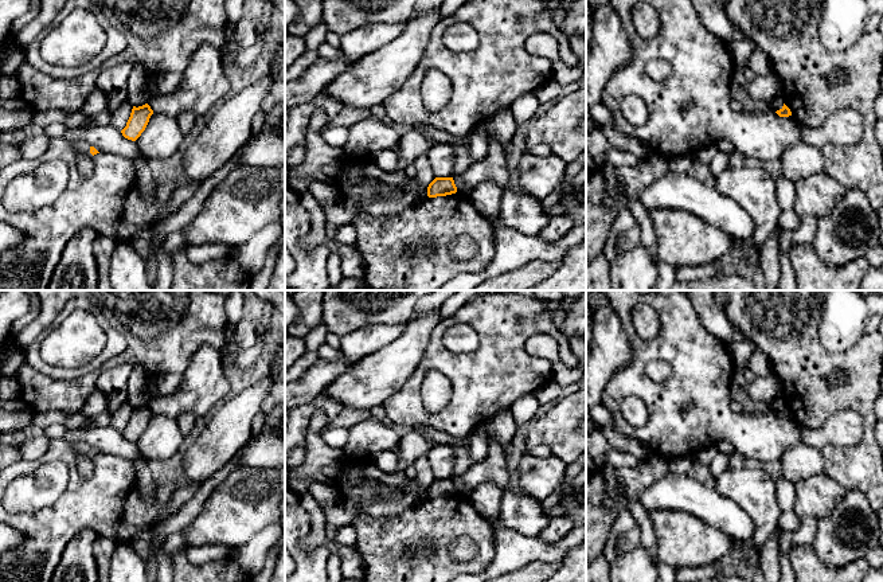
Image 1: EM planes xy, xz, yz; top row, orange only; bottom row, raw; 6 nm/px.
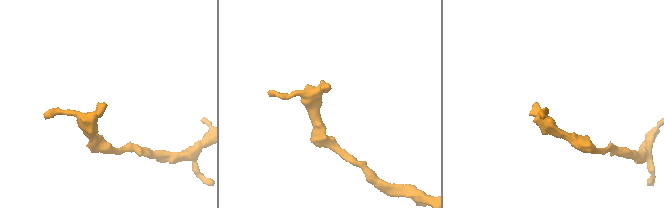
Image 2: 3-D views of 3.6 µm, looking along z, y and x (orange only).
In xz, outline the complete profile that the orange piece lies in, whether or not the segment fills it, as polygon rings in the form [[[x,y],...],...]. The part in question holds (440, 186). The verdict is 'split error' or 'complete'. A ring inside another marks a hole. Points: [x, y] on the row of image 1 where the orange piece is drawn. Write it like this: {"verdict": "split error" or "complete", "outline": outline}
{"verdict": "complete", "outline": [[[435,177],[427,187],[427,196],[446,196],[457,192],[453,177]]]}

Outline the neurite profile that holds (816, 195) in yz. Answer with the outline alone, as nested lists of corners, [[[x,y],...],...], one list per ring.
[[[824,171],[794,183],[793,211],[798,216],[823,218],[828,215],[845,192],[845,187]]]

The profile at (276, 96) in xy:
[[[277,79],[261,103],[261,112],[269,113],[276,105],[285,101],[285,79]]]

